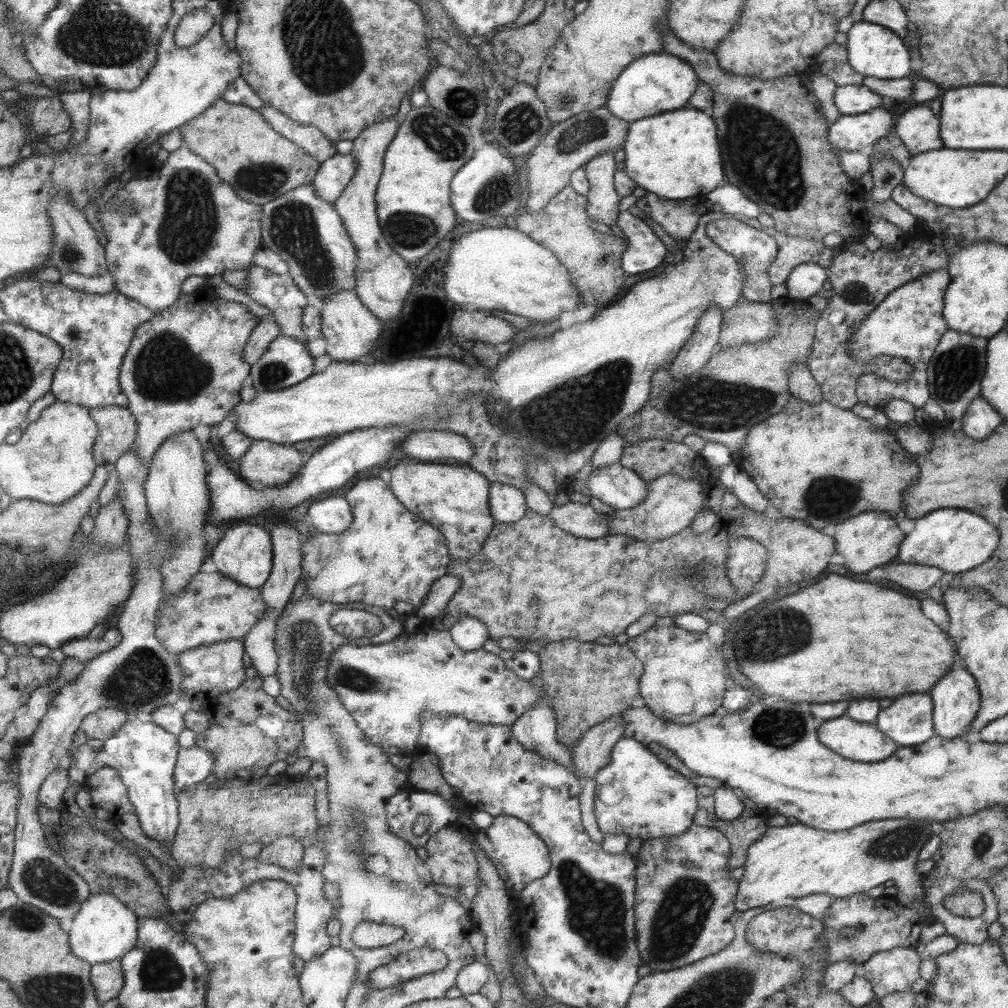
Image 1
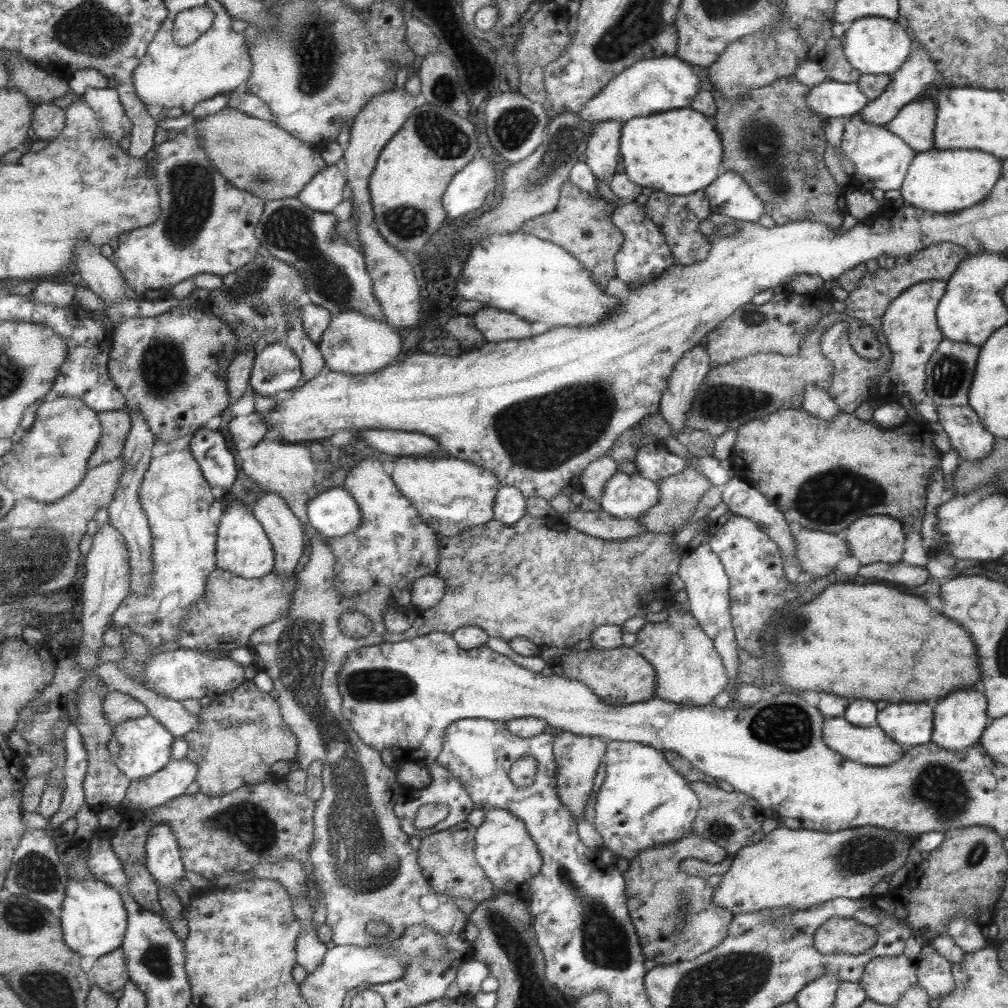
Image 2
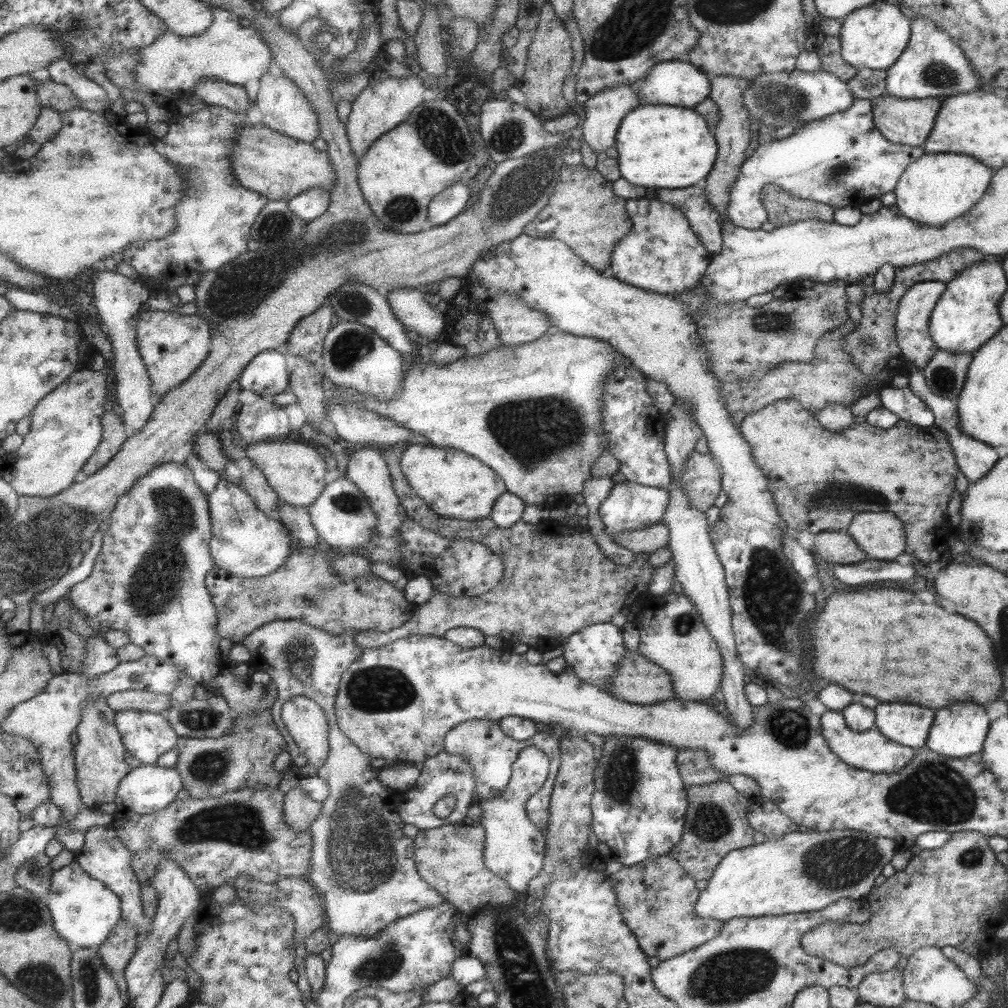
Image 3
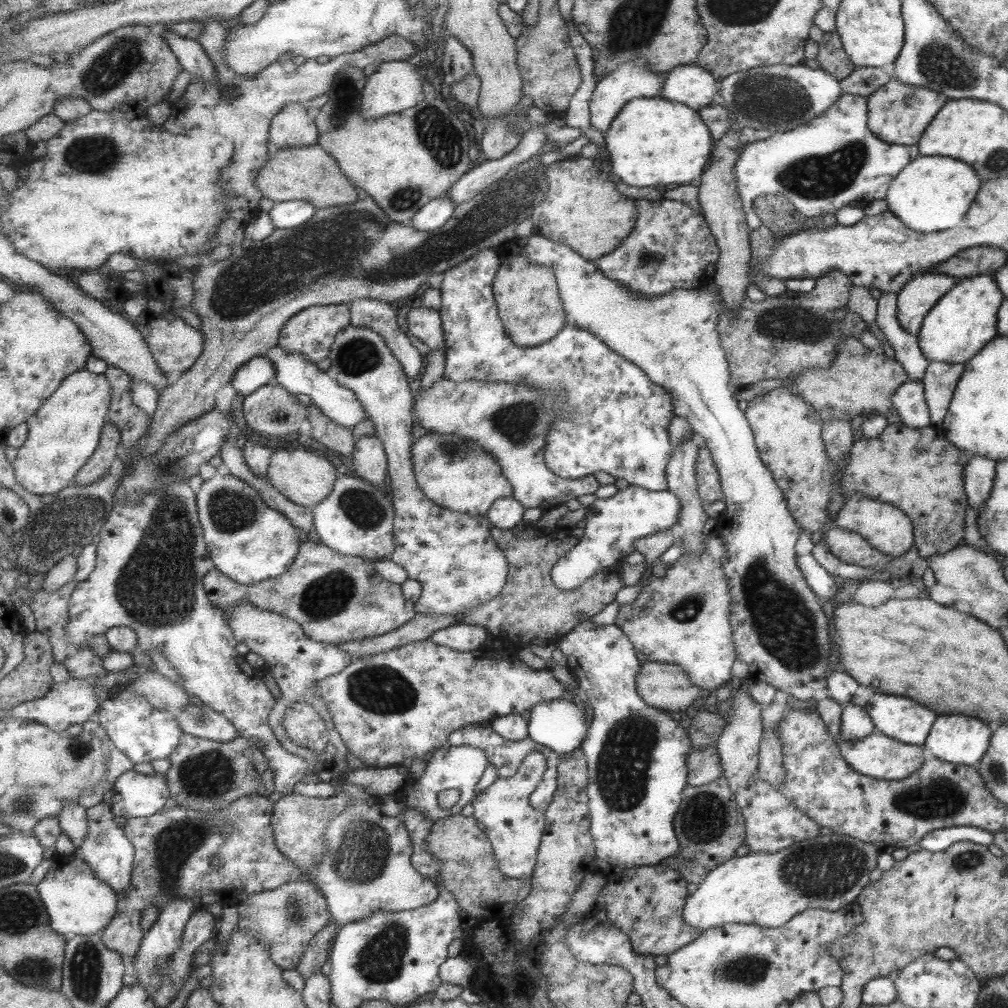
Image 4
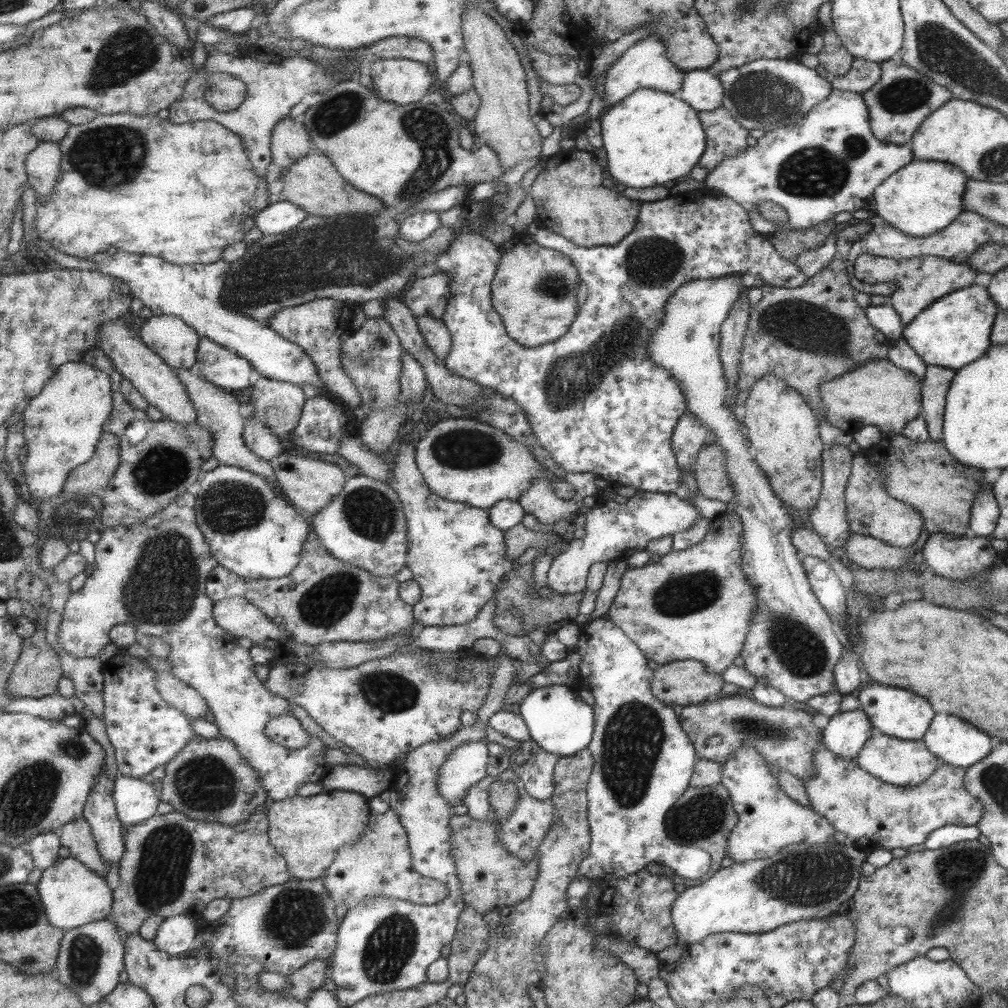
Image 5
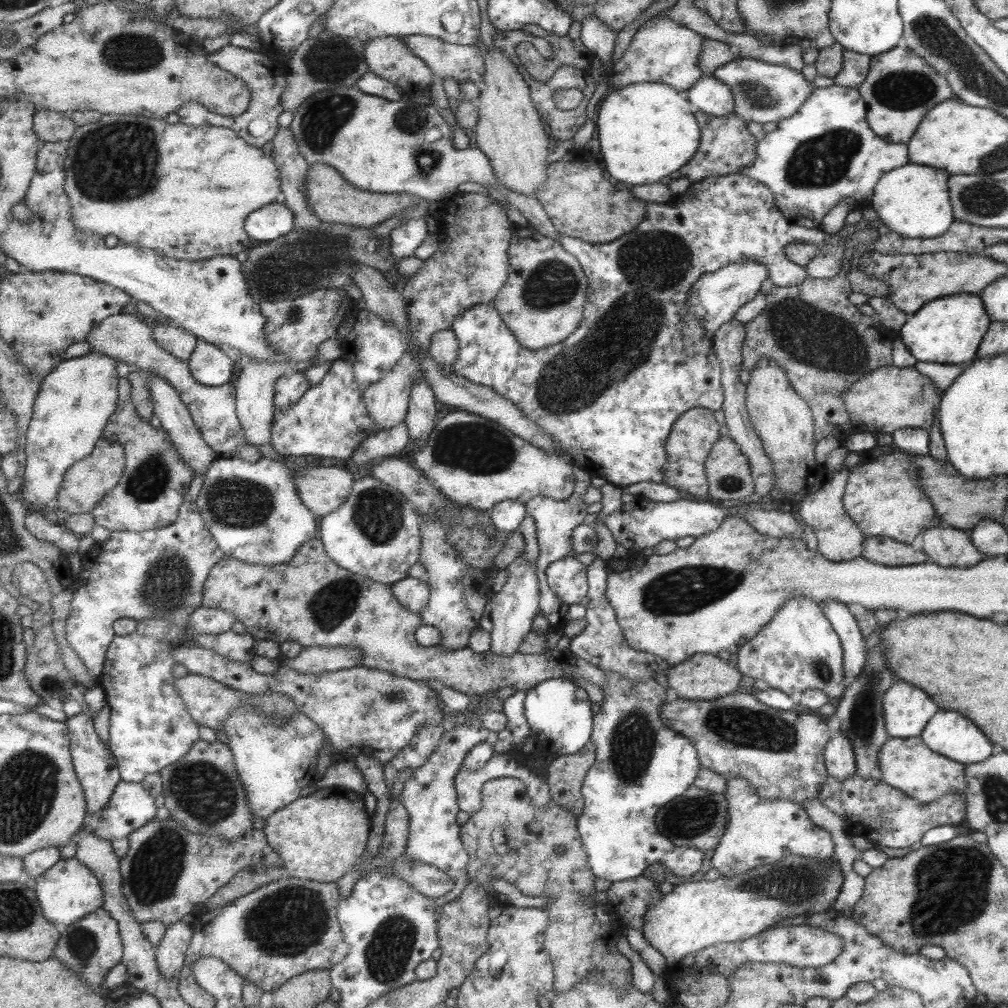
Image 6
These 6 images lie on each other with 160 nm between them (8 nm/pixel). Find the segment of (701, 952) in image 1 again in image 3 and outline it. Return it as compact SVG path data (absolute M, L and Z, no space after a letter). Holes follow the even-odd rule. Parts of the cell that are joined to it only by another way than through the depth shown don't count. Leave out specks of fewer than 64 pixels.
M668 854L647 858L633 866L623 866L617 872L610 874L612 889L617 895L617 905L622 921L633 931L638 939L638 946L660 961L683 954L689 949L697 949L704 942L710 941L721 930L721 920L712 918L699 918L694 908L700 893L695 889L694 879L682 869L682 866Z

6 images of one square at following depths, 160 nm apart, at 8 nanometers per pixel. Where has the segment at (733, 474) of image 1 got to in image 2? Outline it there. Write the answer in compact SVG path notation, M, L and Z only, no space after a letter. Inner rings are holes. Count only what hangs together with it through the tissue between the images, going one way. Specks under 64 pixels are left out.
M736 474L726 482L725 487L721 491L721 502L725 504L729 513L743 516L747 520L753 520L778 545L778 550L782 556L783 575L788 583L794 583L795 578L802 572L799 570L799 564L797 564L795 556L793 556L794 552L796 552L796 543L793 540L793 536L791 536L793 527L789 526L784 520L783 514L773 504L770 504L758 490L751 488L745 480Z

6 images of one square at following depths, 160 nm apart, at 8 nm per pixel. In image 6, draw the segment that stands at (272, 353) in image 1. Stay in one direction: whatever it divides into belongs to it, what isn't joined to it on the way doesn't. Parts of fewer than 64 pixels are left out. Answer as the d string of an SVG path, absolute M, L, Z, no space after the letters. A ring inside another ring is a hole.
M203 339L187 363L194 379L205 386L232 384L237 377L238 362Z

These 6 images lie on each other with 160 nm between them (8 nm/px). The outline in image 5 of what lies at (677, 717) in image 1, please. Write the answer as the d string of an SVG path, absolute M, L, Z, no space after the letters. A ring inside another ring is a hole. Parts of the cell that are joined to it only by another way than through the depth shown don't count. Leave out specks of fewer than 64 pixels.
M729 513L726 516L715 516L713 519L717 522L717 528L715 528L715 530L709 528L709 532L707 532L697 544L691 545L684 550L671 550L666 555L661 556L657 562L645 564L645 566L641 566L641 568L629 567L626 569L619 580L619 588L605 614L605 618L609 618L617 625L619 630L623 631L623 634L626 634L627 638L630 638L639 647L642 654L647 659L653 660L657 665L691 659L702 662L708 671L721 674L725 668L733 662L733 658L741 653L745 635L747 635L747 629L750 627L750 621L752 620L752 616L754 616L754 612L756 612L756 606L758 606L758 600L751 590L751 586L747 584L746 578L743 577L741 568L739 568L742 562L739 558L739 554L742 550L742 544L739 543L739 539L742 538L741 520L733 513Z

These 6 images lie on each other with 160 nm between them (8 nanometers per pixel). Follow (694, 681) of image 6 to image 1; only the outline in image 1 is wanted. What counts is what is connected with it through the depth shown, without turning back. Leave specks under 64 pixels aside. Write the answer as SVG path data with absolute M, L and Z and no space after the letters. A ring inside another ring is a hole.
M564 639L545 643L545 648L537 655L540 666L537 676L543 683L540 688L551 702L557 724L557 739L563 746L574 745L594 724L631 709L635 700L635 684L639 696L644 666L625 644L599 646L594 642Z

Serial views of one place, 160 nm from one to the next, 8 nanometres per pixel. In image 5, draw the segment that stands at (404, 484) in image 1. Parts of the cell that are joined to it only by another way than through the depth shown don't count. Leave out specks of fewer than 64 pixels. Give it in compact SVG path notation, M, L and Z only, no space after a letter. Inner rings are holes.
M457 414L441 418L440 421L428 427L425 435L422 433L416 444L416 461L422 473L422 479L435 495L471 508L488 510L500 501L516 501L534 484L536 478L546 478L550 489L559 499L569 500L576 492L574 486L567 481L556 477L553 473L546 473L525 443L508 437L502 430L489 423L464 419L457 417Z

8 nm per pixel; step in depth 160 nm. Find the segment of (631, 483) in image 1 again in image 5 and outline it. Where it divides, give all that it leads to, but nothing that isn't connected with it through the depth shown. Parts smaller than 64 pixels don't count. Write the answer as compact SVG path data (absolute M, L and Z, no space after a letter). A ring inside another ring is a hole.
M636 490L633 496L625 500L615 498L599 501L585 514L583 538L573 538L567 543L567 549L552 559L546 576L547 584L557 594L582 592L592 564L626 561L634 552L645 551L649 541L691 528L699 517L696 508L685 501L680 493L658 494Z

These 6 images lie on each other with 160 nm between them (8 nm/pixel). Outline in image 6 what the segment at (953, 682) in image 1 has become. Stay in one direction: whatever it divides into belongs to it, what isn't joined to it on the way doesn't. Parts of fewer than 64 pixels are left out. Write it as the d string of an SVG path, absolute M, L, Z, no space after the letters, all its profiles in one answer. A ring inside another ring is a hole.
M938 710L920 737L937 754L968 765L991 757L991 741L967 718L951 710Z

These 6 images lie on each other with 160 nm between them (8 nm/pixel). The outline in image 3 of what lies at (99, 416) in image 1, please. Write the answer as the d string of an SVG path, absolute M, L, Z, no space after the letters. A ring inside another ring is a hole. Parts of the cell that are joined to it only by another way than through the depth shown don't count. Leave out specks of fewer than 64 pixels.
M111 410L102 416L104 433L96 453L83 467L82 477L88 477L105 468L121 452L122 446L129 438L125 434L124 420L121 413Z

